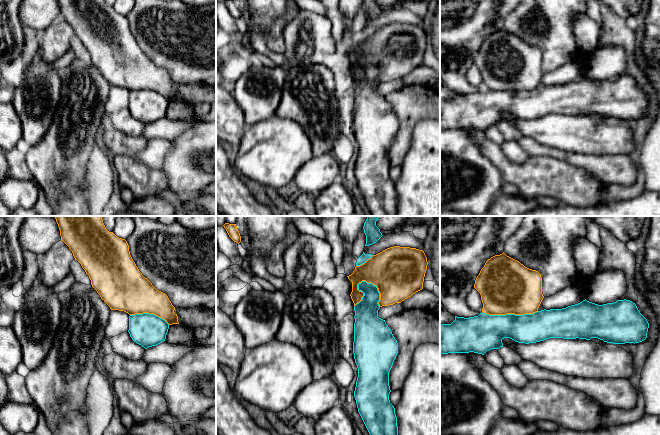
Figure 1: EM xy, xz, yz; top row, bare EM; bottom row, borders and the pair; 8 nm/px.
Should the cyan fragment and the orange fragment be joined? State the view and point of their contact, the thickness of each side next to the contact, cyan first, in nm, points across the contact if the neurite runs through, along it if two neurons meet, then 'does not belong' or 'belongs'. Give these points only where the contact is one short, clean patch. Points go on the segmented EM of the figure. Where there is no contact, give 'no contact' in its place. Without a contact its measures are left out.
meets cyan in xz at (358, 286); 190 nm thick on the cyan side, 280 nm on the other; does not belong

